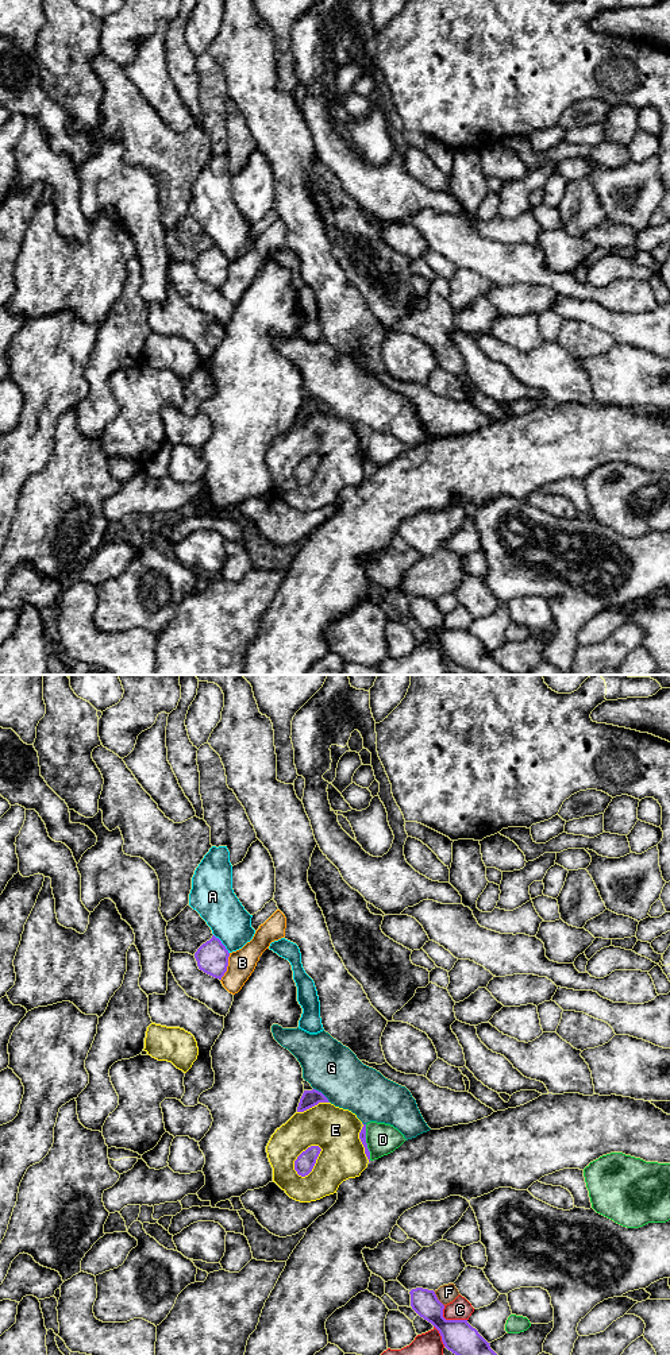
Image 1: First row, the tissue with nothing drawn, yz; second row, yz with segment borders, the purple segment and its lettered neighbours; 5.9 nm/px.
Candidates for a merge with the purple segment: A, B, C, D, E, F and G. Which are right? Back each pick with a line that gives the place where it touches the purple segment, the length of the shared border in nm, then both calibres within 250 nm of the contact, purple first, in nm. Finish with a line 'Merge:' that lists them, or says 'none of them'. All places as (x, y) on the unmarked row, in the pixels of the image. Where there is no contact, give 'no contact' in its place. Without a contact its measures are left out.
Merge: none of them

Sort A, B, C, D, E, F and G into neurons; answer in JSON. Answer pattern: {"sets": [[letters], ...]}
{"sets": [["A"], ["B"], ["C"], ["D"], ["E"], ["F"], ["G"]]}

